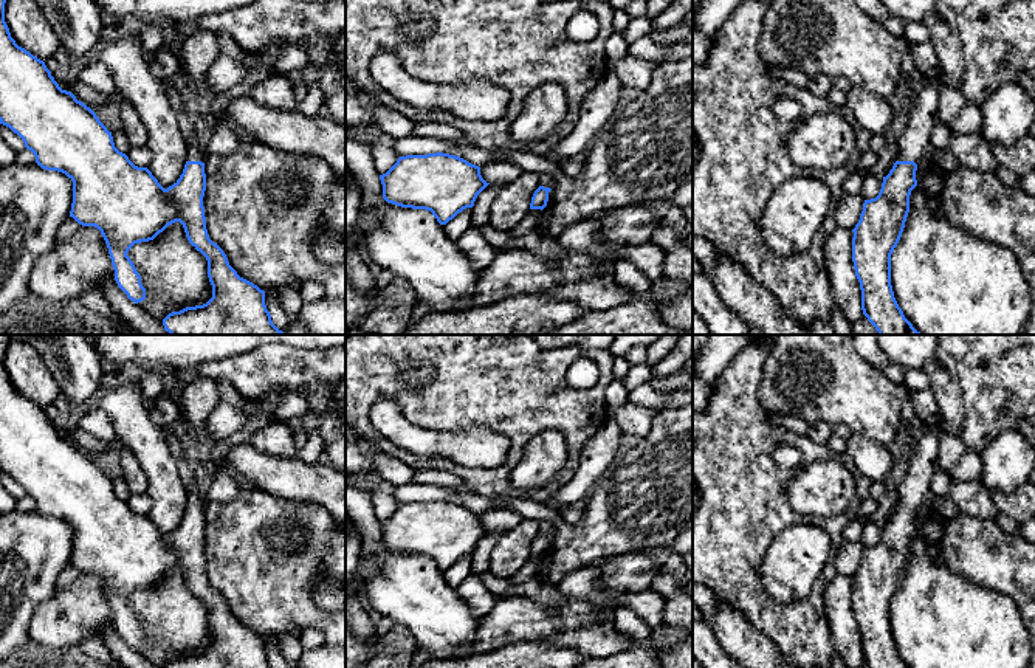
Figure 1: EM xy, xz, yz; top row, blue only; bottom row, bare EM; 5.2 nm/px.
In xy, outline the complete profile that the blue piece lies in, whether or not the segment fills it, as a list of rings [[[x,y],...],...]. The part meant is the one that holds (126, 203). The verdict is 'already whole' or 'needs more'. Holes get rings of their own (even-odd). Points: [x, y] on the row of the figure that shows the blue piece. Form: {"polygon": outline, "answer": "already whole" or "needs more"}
{"polygon": [[[0,0],[0,124],[23,139],[42,169],[62,172],[73,181],[70,217],[101,231],[118,287],[135,304],[146,299],[141,276],[127,253],[135,243],[153,240],[169,225],[180,222],[189,243],[208,260],[212,298],[203,305],[169,313],[163,319],[164,330],[170,335],[285,335],[271,321],[265,291],[240,277],[223,250],[209,239],[203,206],[206,153],[197,136],[186,135],[183,174],[164,189],[147,167],[135,166],[115,147],[112,132],[90,107],[59,87],[43,60],[15,43],[5,22],[5,3]]], "answer": "needs more"}

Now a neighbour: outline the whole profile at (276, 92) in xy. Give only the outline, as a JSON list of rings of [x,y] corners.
[[[274,73],[251,88],[249,96],[263,107],[277,110],[296,110],[296,85],[287,74]]]

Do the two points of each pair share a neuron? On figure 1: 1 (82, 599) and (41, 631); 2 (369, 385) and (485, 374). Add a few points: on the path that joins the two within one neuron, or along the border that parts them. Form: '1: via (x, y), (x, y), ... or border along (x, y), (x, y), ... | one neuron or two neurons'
1: via (76, 609), (62, 622), (51, 625) | one neuron
2: via (398, 392), (405, 399), (456, 399) | one neuron

